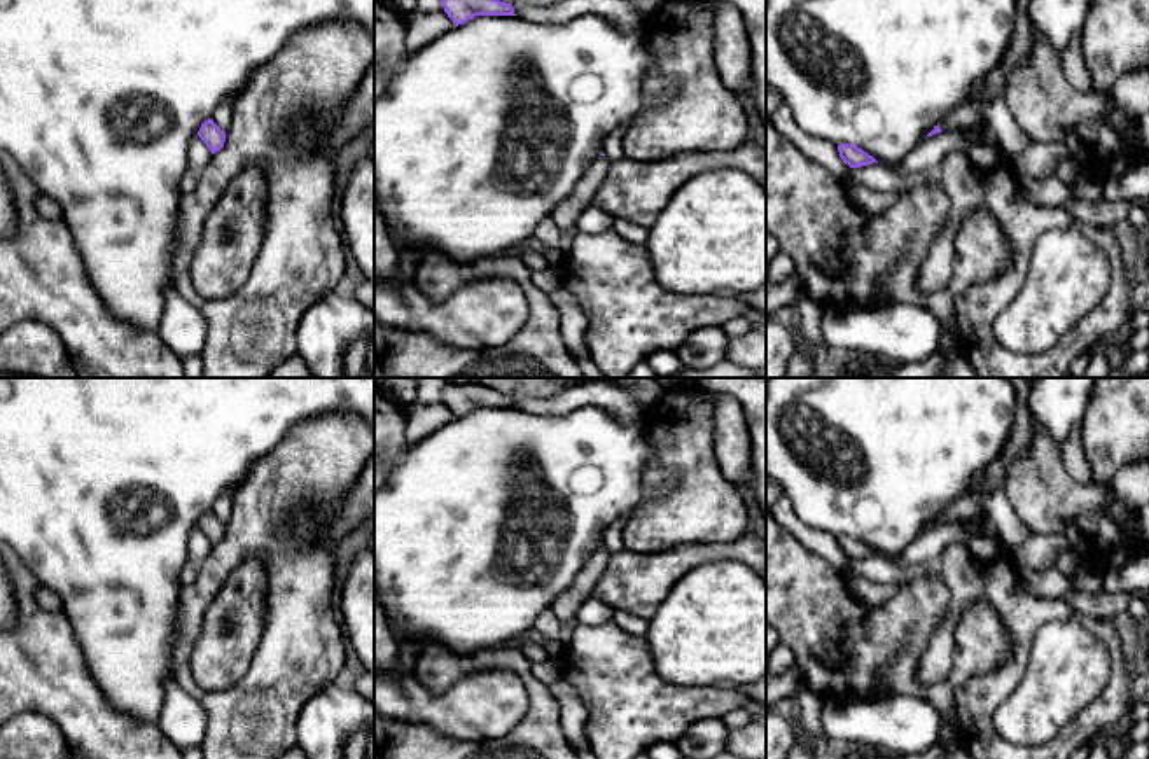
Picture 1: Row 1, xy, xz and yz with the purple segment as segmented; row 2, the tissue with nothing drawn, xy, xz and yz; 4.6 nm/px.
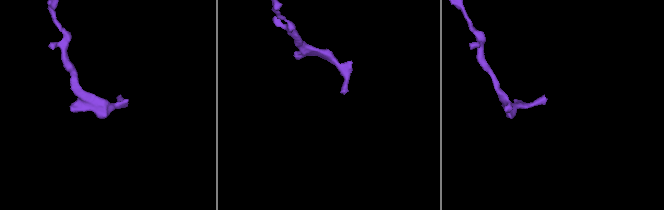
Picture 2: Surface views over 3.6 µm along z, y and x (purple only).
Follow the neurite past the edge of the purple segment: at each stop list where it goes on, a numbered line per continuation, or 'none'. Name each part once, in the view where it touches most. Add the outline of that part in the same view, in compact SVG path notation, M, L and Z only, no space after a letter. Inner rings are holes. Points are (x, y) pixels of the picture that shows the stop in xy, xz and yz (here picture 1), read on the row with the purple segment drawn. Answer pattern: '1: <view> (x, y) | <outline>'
1: yz (967, 114) | M964 101L951 112L948 112L941 121L941 131L967 129L985 121L983 105L974 101Z

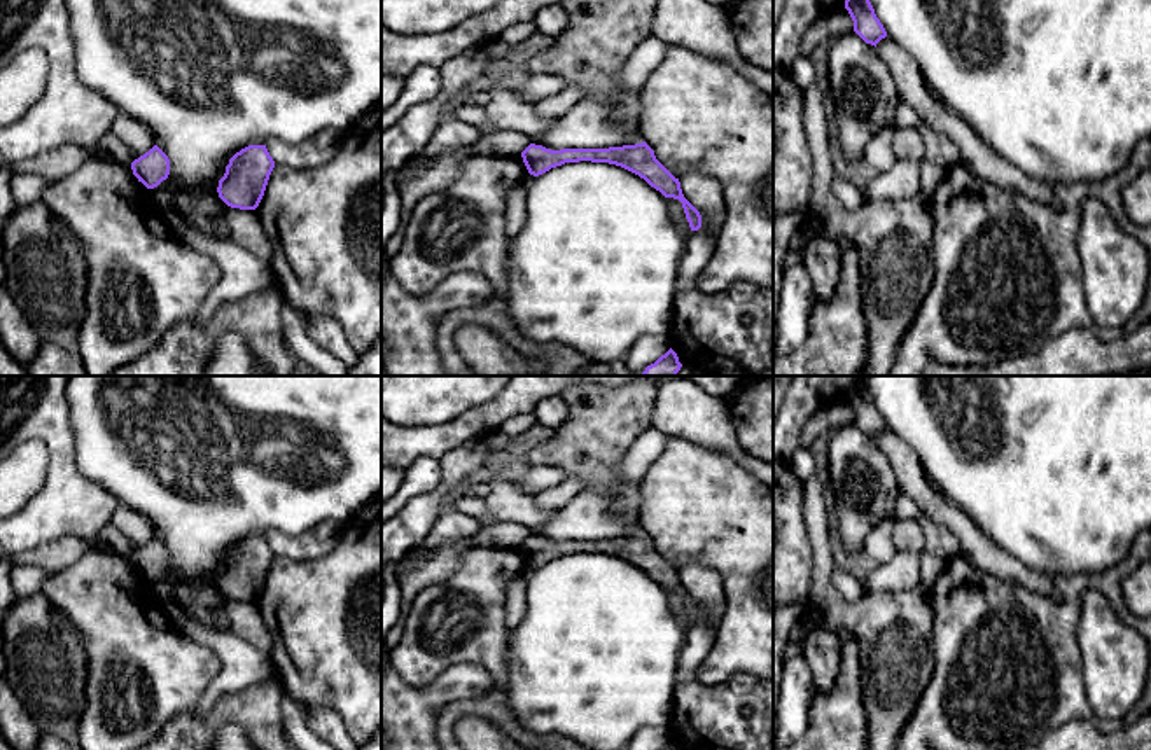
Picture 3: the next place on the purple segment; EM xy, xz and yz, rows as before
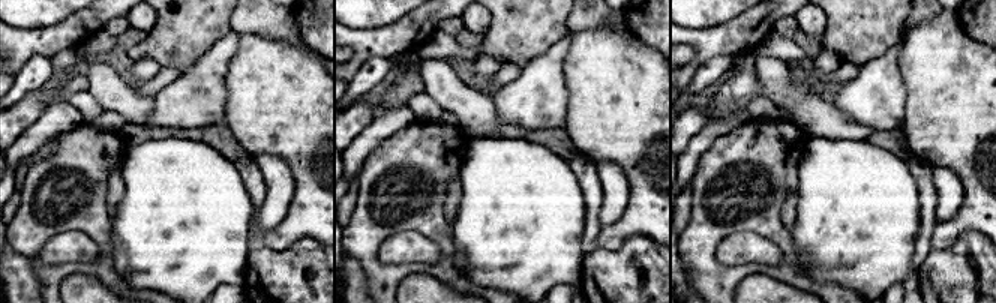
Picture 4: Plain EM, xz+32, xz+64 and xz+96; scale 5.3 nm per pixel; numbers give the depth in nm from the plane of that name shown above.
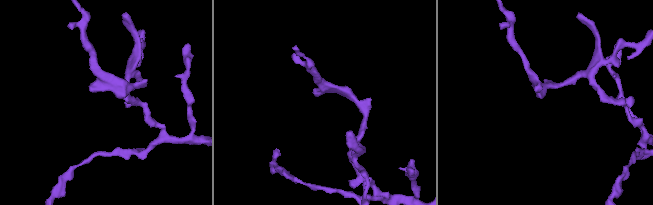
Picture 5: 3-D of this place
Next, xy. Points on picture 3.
none

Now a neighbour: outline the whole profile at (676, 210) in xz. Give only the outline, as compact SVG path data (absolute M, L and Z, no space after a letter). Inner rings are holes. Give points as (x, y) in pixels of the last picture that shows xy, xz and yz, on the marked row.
M665 198L665 199L666 199L666 206L668 206L668 213L670 213L672 220L680 229L680 233L686 238L689 238L693 231L691 231L689 222L686 219L682 203L679 199L673 199L673 198Z

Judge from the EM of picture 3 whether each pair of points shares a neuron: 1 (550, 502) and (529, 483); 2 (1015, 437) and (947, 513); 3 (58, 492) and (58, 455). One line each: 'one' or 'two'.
1: two
2: two
3: one

